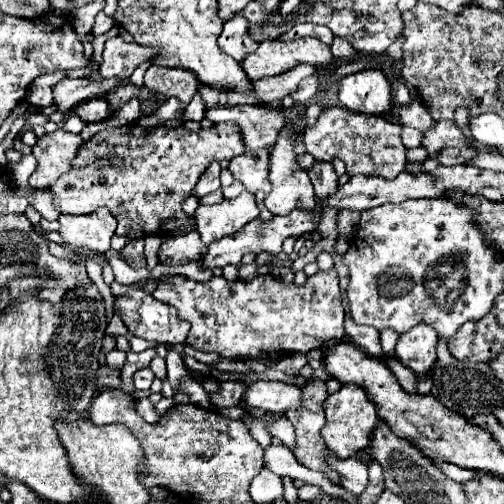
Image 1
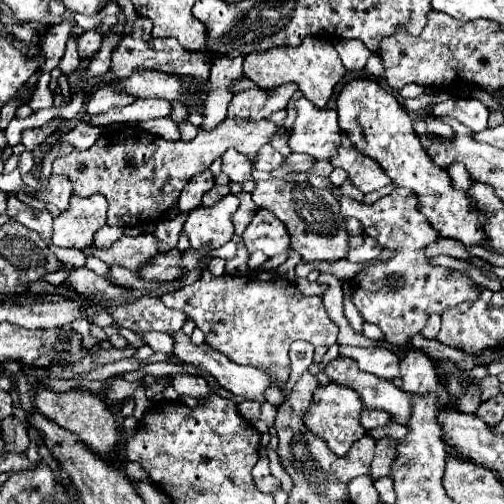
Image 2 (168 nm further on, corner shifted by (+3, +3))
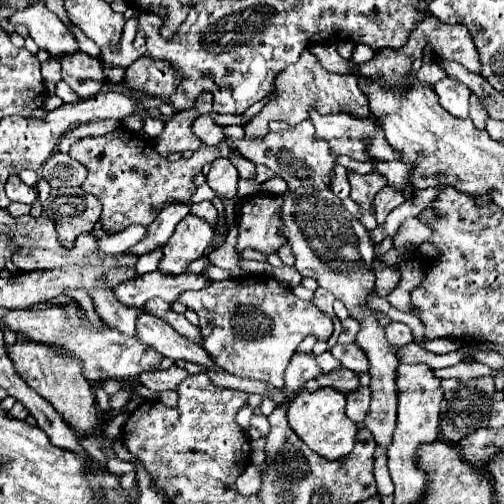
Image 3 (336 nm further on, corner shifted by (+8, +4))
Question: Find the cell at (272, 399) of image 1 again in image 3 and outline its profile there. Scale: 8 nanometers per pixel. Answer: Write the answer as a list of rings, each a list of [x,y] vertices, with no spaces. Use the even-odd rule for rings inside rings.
[[[140,314],[136,320],[136,330],[138,330],[136,334],[138,340],[152,346],[170,360],[186,360],[206,368],[216,366],[212,356],[208,356],[208,352],[204,352],[200,344],[192,344],[190,340],[184,340],[184,336],[172,330],[170,324],[166,324],[164,320],[158,320],[150,314]]]

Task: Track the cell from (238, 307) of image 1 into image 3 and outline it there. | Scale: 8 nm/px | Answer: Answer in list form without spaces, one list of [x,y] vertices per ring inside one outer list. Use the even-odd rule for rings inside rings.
[[[244,276],[234,280],[222,280],[222,282],[210,282],[202,290],[182,292],[178,296],[178,302],[182,302],[186,308],[194,310],[200,318],[200,334],[204,340],[204,350],[216,360],[216,364],[240,378],[260,380],[266,382],[278,390],[284,388],[284,370],[296,350],[296,346],[310,334],[316,336],[316,340],[328,340],[332,336],[332,320],[328,314],[318,310],[310,300],[300,300],[292,294],[290,288],[286,288],[282,282],[270,278],[270,276]]]

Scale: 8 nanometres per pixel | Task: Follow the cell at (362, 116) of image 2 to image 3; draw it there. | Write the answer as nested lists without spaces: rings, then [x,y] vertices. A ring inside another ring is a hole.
[[[376,160],[372,162],[374,170],[384,174],[388,178],[388,186],[396,188],[398,192],[402,192],[408,200],[414,196],[414,192],[408,192],[408,172],[412,172],[412,168],[408,168],[408,164],[396,160],[396,162],[380,162],[376,164]]]

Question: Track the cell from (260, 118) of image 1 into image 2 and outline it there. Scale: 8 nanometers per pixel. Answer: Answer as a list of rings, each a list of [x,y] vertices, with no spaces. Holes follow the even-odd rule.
[[[299,99],[299,117],[289,131],[287,145],[295,153],[307,153],[315,159],[329,159],[341,147],[341,129],[337,111],[317,109],[309,99]]]

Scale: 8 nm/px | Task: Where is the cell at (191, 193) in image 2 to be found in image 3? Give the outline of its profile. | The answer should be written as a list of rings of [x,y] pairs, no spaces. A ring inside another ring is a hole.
[[[170,204],[168,208],[162,208],[160,214],[156,216],[156,220],[148,226],[146,238],[140,244],[128,248],[126,252],[140,256],[140,254],[146,254],[158,246],[164,246],[168,242],[168,238],[172,236],[176,224],[188,214],[190,214],[190,204]]]

